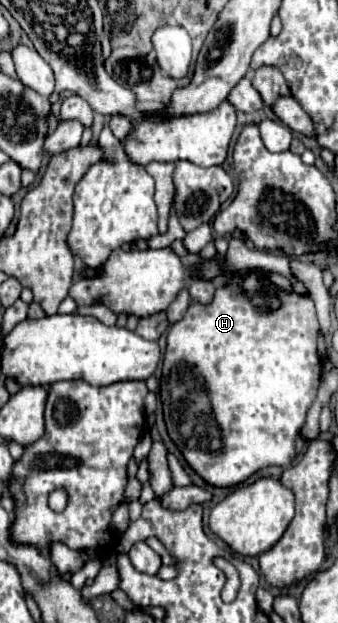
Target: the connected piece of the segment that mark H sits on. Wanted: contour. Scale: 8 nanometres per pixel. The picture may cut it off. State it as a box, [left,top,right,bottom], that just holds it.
[161,274,321,488]

